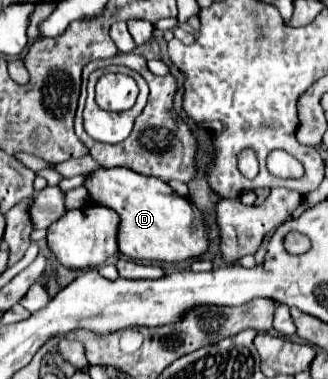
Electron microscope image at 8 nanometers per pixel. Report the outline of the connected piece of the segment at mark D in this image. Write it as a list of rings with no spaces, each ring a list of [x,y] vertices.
[[[99,168],[85,182],[91,202],[113,208],[121,216],[119,252],[131,260],[183,262],[209,252],[209,232],[205,224],[195,224],[195,206],[171,192],[161,178],[143,176],[127,168]]]

